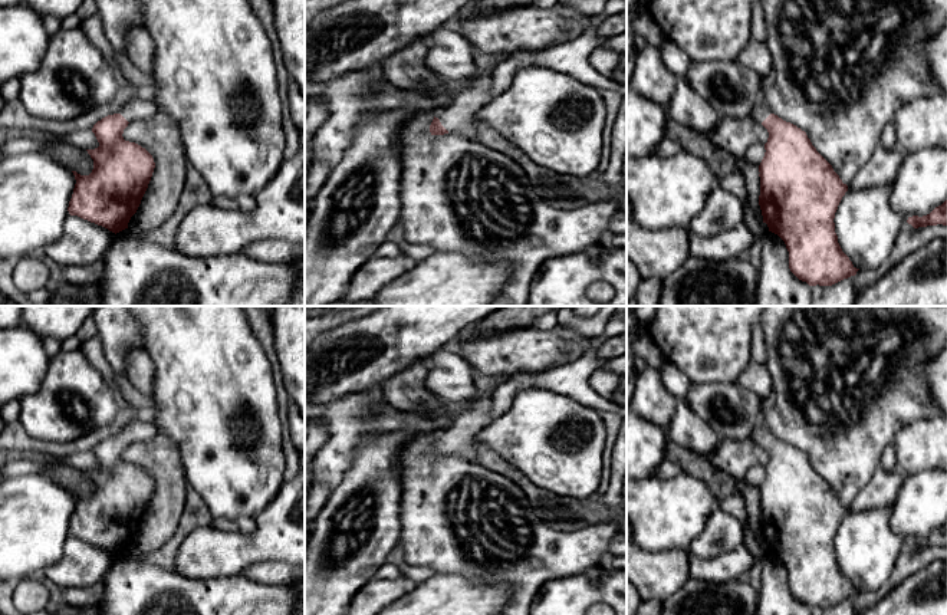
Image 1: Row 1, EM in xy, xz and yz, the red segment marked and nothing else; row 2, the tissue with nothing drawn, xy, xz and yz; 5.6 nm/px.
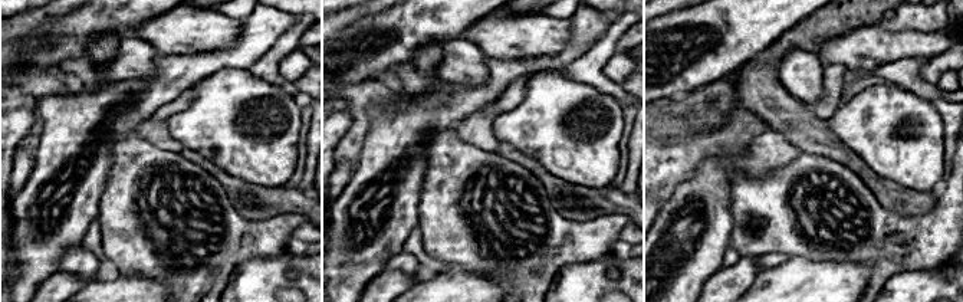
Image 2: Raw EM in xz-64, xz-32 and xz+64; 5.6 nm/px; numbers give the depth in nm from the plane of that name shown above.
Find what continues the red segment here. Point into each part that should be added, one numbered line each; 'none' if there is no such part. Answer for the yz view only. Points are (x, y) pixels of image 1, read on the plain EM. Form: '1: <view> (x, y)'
1: yz (760, 434)

